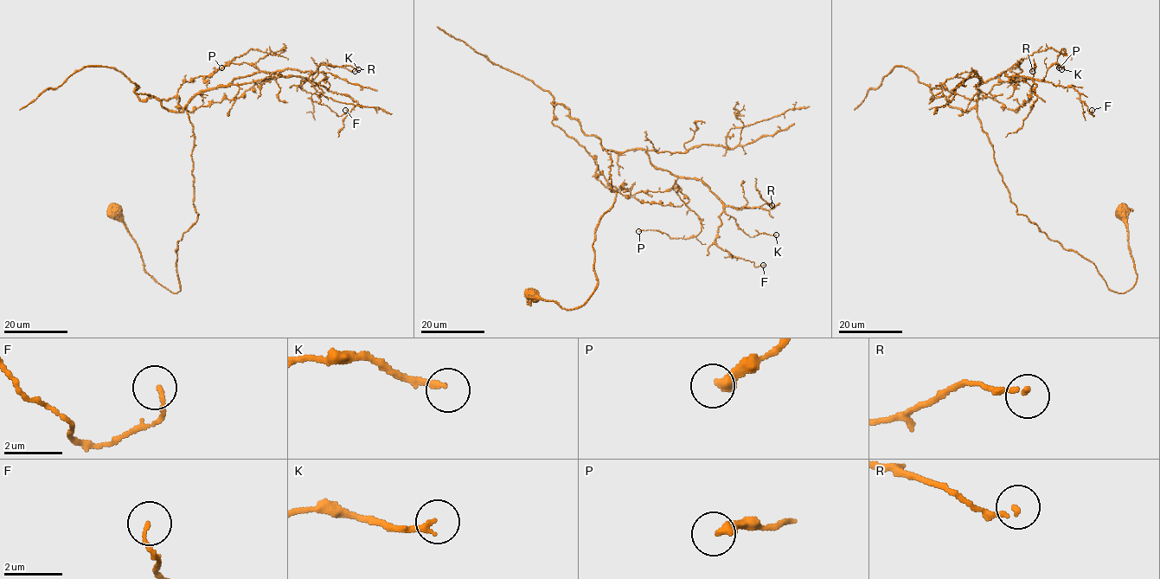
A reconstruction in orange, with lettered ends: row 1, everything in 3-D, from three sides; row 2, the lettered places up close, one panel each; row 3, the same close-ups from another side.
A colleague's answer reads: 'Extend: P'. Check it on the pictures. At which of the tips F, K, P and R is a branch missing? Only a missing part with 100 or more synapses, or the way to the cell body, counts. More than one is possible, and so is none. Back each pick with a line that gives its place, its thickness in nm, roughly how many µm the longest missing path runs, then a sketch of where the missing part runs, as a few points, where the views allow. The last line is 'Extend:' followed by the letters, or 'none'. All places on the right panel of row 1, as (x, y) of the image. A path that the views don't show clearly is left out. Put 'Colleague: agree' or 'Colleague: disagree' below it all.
Extend: none
Colleague: disagree

